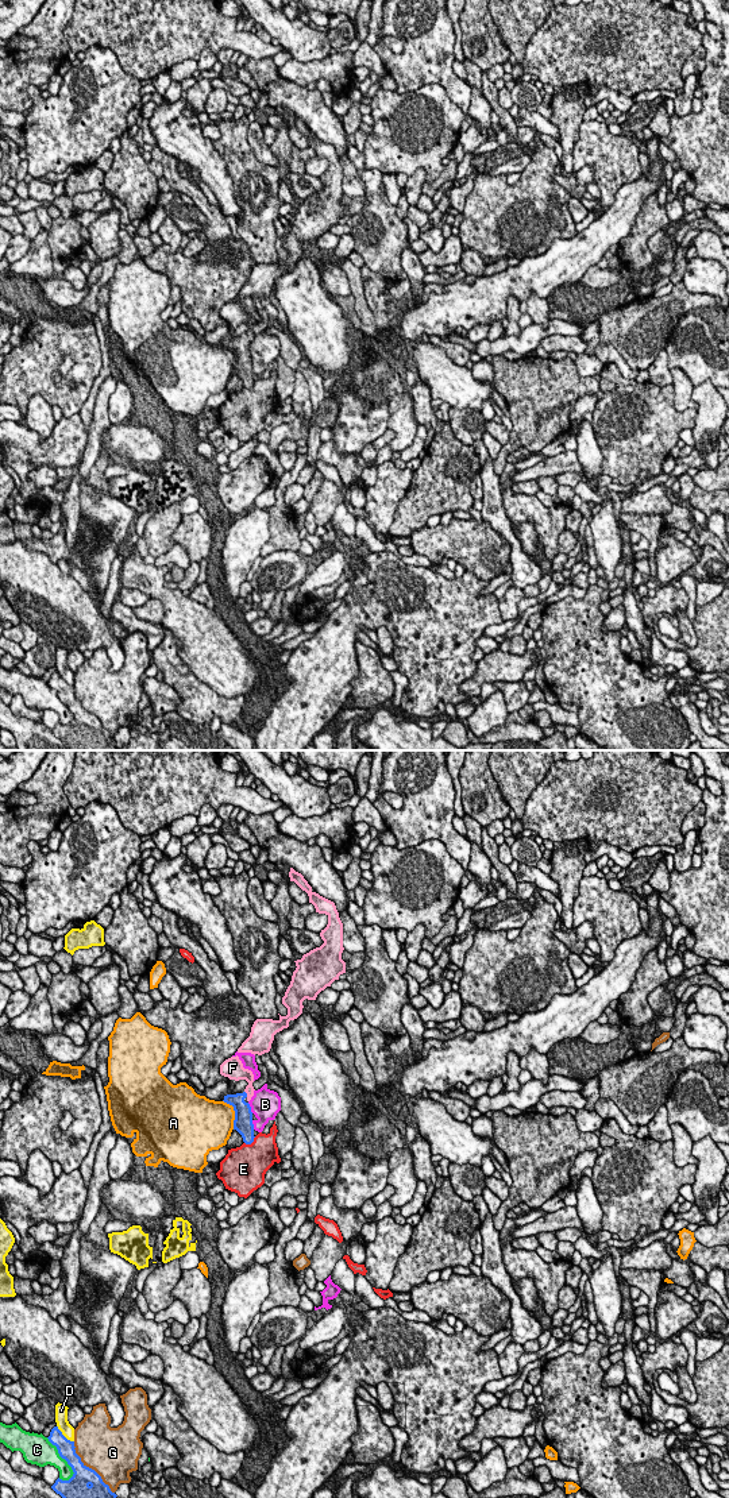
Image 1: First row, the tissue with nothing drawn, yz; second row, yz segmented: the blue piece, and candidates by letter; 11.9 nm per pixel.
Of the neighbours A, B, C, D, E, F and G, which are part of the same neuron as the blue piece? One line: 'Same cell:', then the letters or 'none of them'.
Same cell: F

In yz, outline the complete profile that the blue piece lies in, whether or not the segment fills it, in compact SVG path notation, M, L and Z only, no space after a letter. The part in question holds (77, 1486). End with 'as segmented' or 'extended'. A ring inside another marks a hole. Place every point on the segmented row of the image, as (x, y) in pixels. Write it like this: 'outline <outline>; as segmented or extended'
outline M54 1426L47 1437L57 1447L58 1453L73 1470L69 1480L57 1479L51 1489L62 1498L116 1498L101 1476L86 1467L76 1453L74 1441L68 1440L58 1426Z; as segmented

